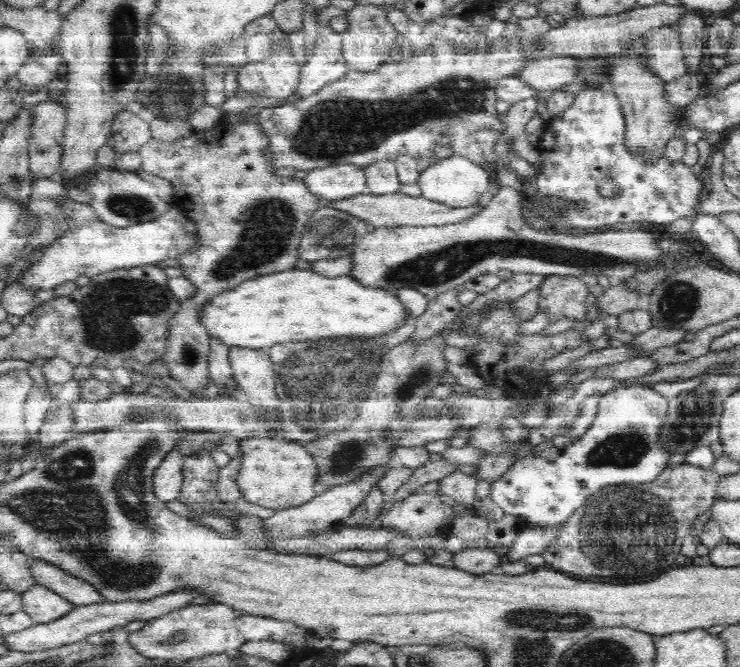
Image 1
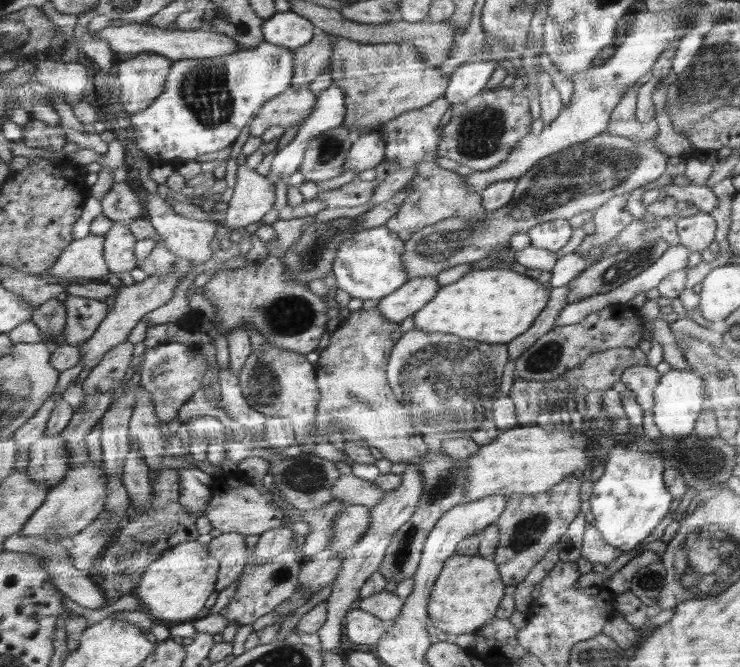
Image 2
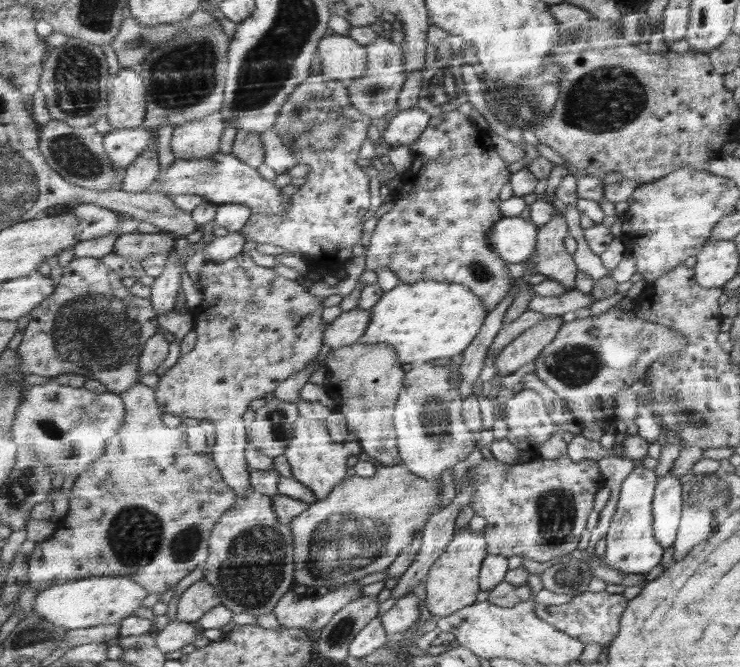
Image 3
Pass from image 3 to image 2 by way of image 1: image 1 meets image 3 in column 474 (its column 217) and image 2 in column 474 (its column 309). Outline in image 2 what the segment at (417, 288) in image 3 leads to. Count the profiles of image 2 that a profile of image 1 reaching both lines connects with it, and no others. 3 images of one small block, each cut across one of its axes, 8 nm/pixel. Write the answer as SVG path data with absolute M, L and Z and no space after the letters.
M492 266L487 269L470 271L458 281L440 286L435 298L428 302L422 310L412 315L415 328L424 332L442 332L446 334L464 336L464 338L474 338L477 341L484 341L490 344L510 343L524 332L530 330L539 318L547 303L550 302L552 286L544 286L538 280L527 277L510 268Z

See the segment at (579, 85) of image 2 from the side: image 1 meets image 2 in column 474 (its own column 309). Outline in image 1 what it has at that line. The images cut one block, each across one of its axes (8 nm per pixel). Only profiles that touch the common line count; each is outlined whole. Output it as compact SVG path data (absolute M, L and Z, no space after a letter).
M352 164L315 169L308 172L303 180L313 195L327 202L342 202L368 193L365 170Z

